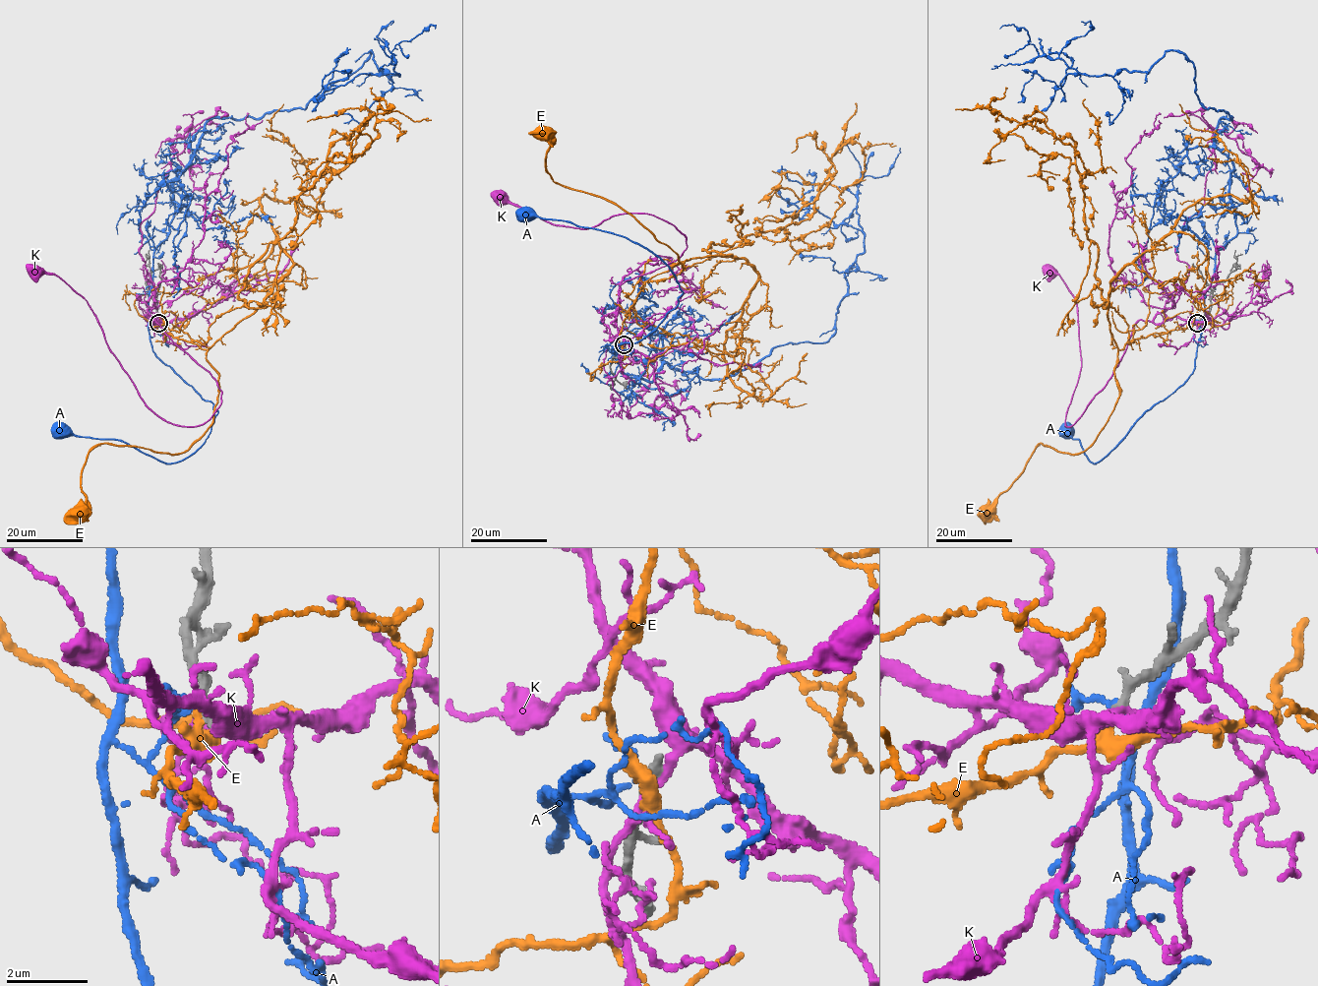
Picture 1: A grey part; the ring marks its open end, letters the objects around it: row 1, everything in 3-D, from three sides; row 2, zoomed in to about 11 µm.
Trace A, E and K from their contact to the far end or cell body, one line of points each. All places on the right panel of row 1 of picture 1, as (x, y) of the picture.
A: (1199, 320), (1200, 339), (1192, 374), (1145, 412), (1101, 461), (1092, 462), (1078, 440), (1064, 436), (1066, 433)
E: (1198, 321), (1130, 340), (1119, 349), (1114, 374), (1119, 397), (1096, 440), (1081, 453), (1039, 445), (985, 511)
K: (1199, 321), (1139, 321), (1112, 375), (1067, 426), (1081, 367), (1077, 304), (1057, 275), (1047, 272)

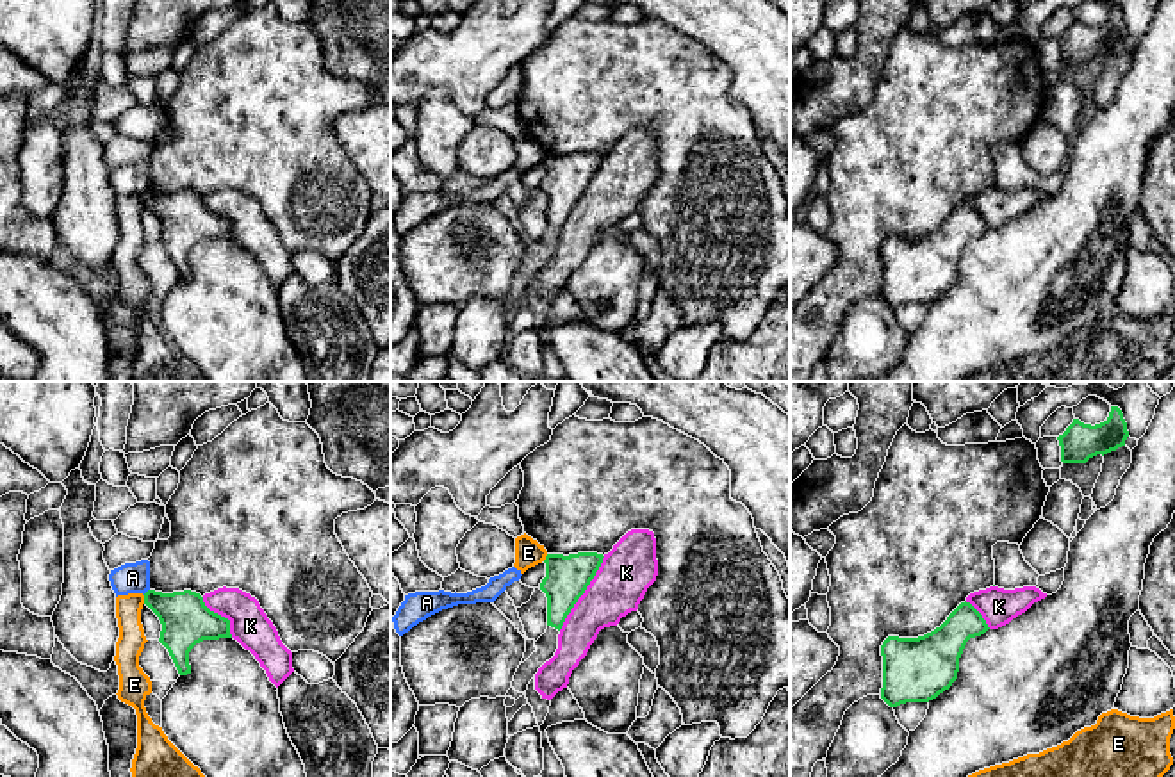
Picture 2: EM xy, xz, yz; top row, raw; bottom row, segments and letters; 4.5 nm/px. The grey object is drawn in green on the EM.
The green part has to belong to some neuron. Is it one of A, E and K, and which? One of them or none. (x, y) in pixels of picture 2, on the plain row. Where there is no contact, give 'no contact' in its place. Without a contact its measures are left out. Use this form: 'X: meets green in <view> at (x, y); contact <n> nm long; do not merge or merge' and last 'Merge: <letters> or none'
A: meets green in xy at (147, 193); contact 40 nm long; do not merge
E: meets green in xy at (145, 200); contact 40 nm long; do not merge
K: meets green in xz at (583, 193); contact 400 nm long; do not merge
Merge: none

